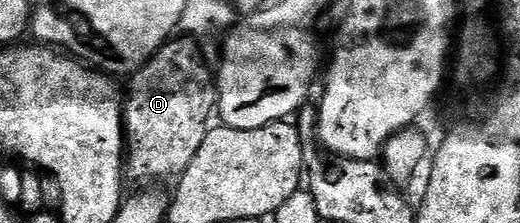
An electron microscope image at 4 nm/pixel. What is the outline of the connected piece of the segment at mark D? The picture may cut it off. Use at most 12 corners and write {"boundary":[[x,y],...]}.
{"boundary":[[180,35],[131,76],[129,180],[184,174],[218,101]]}

